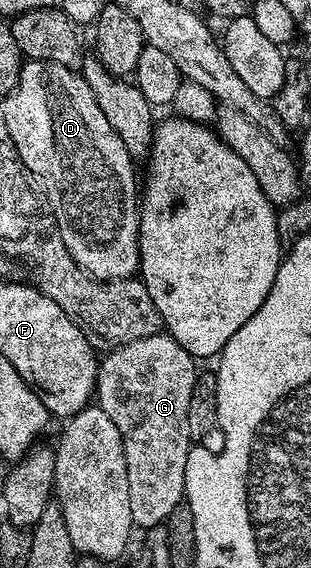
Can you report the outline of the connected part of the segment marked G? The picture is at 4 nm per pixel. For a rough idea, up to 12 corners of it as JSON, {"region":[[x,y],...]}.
{"region":[[167,332],[100,359],[134,527],[185,496],[198,363]]}

